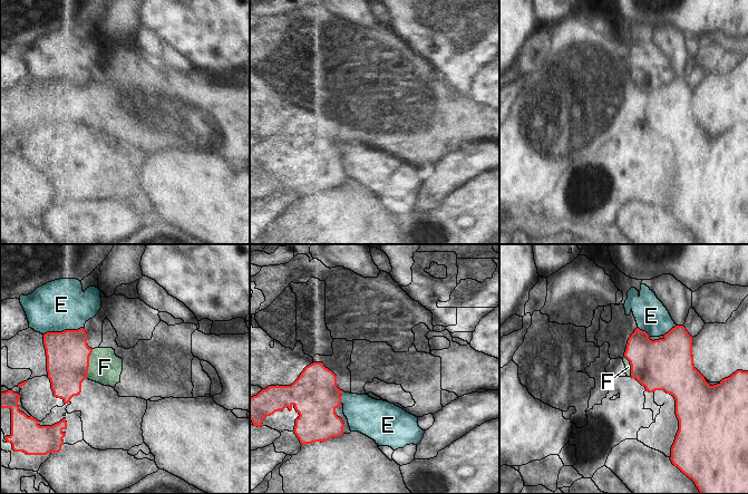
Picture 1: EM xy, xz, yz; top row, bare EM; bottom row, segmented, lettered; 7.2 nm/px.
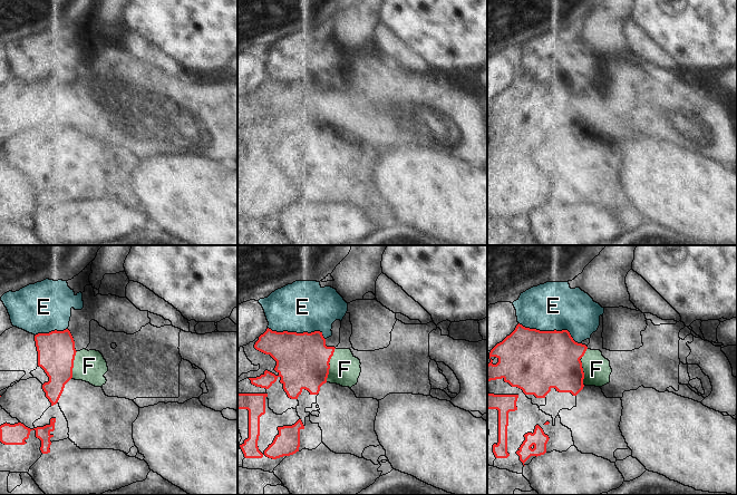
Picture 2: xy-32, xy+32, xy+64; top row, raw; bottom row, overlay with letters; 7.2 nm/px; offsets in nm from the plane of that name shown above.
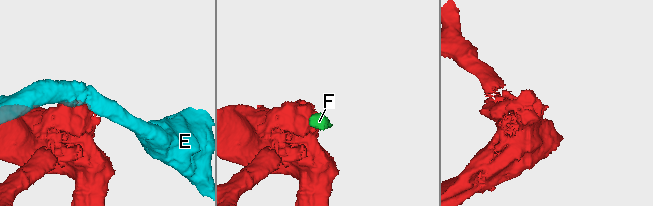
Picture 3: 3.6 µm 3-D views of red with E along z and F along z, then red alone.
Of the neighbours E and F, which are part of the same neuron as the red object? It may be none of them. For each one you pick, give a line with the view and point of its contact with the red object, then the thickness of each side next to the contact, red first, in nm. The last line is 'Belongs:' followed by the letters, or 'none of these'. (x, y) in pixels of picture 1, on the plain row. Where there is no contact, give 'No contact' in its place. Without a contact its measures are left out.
F: Touches red at xy (88, 114). Thickness 300 nm (red) against 240 nm
Belongs: F.

